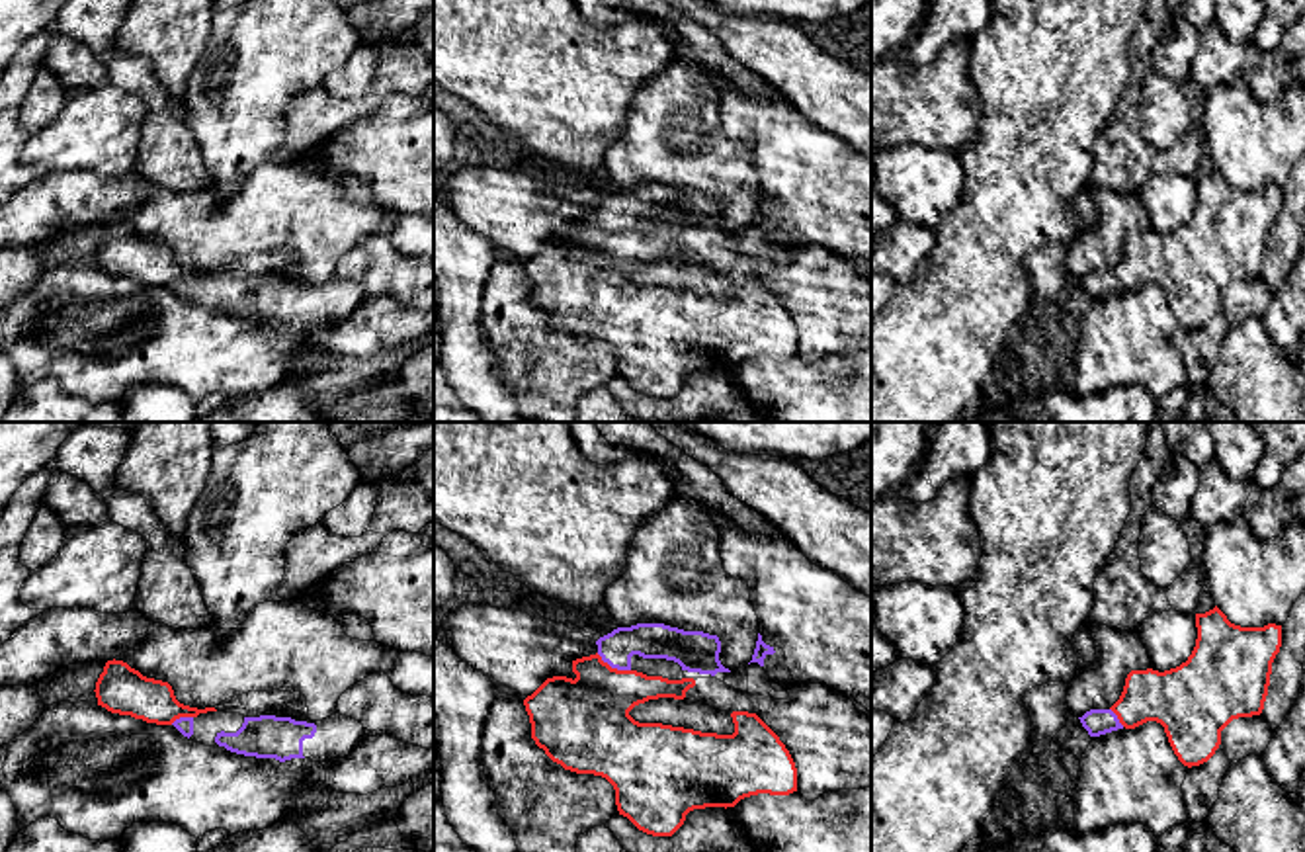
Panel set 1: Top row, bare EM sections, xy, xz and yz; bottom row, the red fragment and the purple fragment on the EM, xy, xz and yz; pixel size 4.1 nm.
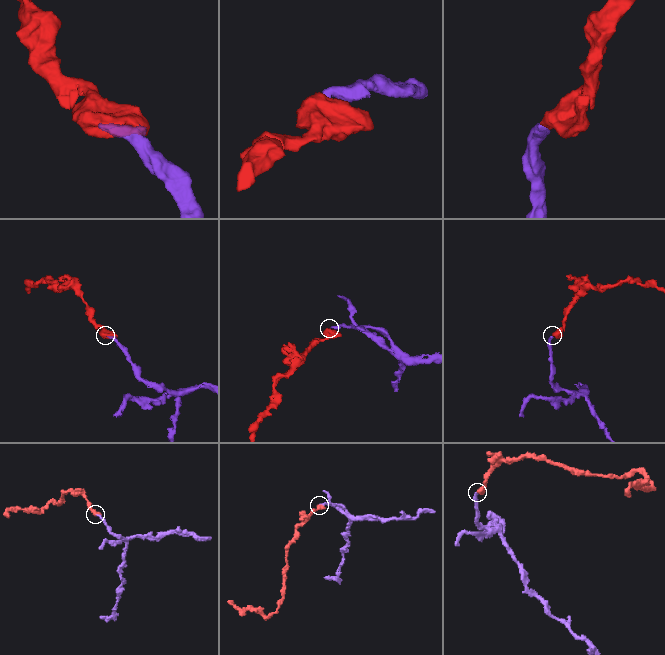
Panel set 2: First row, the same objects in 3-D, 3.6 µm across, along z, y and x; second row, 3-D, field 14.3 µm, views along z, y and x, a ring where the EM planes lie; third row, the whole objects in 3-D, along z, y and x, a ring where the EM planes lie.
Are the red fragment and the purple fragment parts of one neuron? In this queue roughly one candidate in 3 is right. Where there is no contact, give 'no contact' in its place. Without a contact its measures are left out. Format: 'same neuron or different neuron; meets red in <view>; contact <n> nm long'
same neuron; meets red in xz; contact 160 nm long

